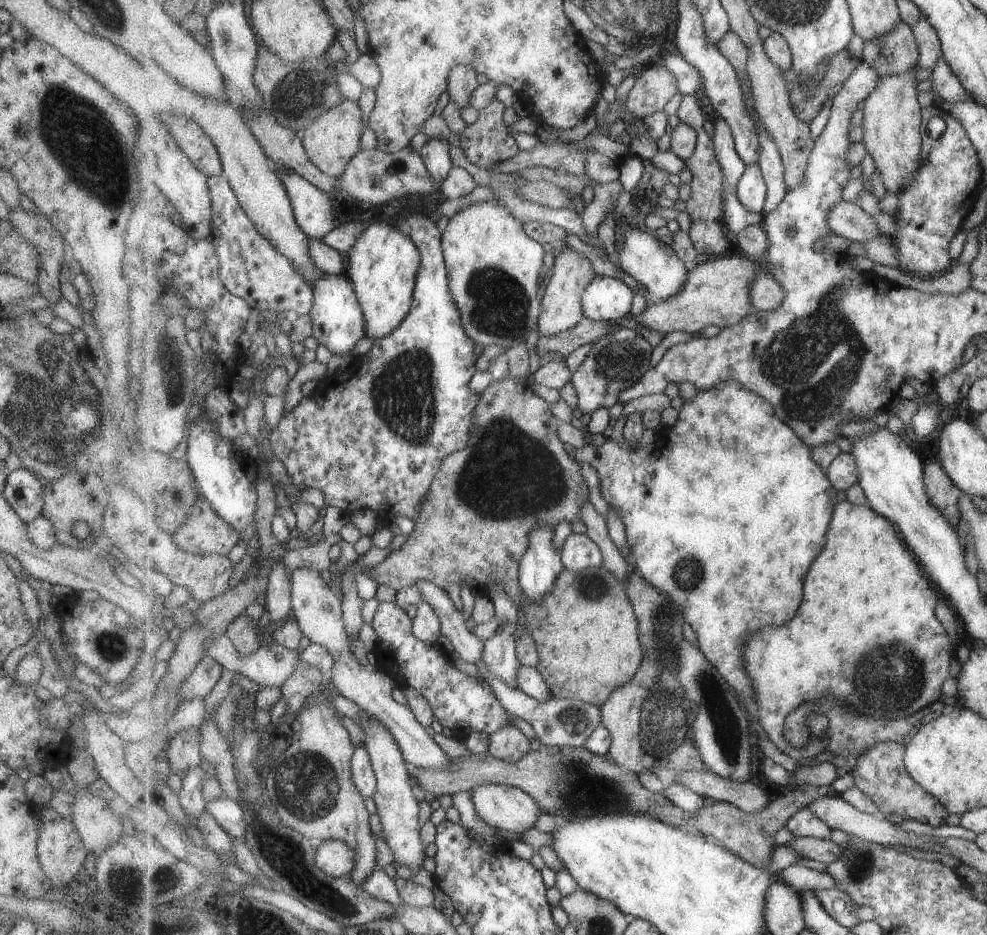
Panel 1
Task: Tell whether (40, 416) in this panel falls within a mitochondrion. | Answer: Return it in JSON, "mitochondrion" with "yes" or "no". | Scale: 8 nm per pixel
{"mitochondrion":"yes"}

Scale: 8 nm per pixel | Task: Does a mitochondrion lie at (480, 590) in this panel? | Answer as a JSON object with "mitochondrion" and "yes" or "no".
{"mitochondrion":"no"}

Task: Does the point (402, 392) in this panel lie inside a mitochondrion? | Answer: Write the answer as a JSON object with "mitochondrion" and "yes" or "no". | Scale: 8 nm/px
{"mitochondrion":"yes"}

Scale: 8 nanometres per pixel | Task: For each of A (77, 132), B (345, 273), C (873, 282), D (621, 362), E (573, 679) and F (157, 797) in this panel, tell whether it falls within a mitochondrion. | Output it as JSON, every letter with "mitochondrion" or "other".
{"A":"mitochondrion","B":"other","C":"mitochondrion","D":"mitochondrion","E":"other","F":"other"}

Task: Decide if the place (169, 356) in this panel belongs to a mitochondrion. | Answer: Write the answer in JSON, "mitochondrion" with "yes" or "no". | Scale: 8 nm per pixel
{"mitochondrion":"yes"}

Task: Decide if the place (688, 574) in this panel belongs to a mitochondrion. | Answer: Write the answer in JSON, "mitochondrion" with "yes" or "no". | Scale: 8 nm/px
{"mitochondrion":"yes"}

